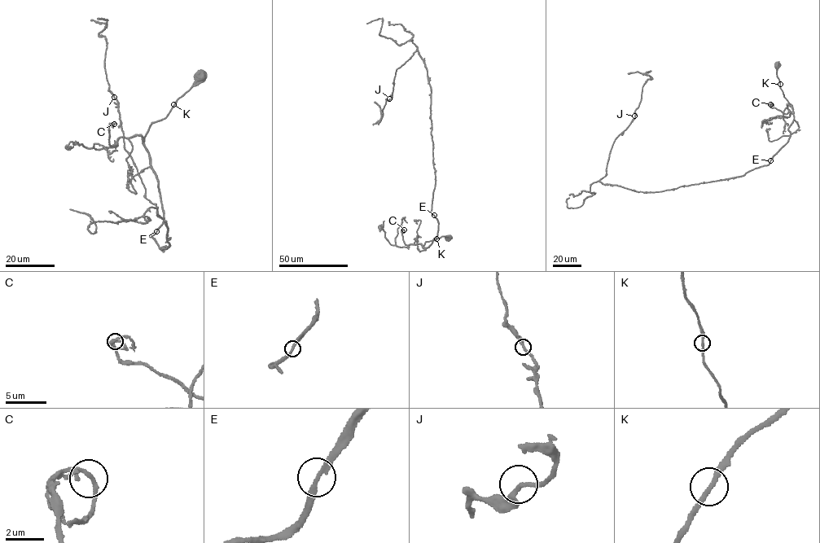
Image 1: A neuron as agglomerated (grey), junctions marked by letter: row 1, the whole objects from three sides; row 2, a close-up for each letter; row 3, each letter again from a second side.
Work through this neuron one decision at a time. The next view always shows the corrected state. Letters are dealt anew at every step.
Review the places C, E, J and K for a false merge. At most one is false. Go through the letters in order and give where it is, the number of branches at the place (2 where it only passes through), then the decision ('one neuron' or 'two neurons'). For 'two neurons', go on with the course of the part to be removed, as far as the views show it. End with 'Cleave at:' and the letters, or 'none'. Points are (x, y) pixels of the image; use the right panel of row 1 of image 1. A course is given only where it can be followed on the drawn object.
C: at (770, 104); 2 branches meet; one neuron
E: at (770, 160); 2 branches meet; one neuron
J: at (634, 116); 2 branches meet; one neuron
K: at (780, 84); 2 branches meet; one neuron
Cleave at: none

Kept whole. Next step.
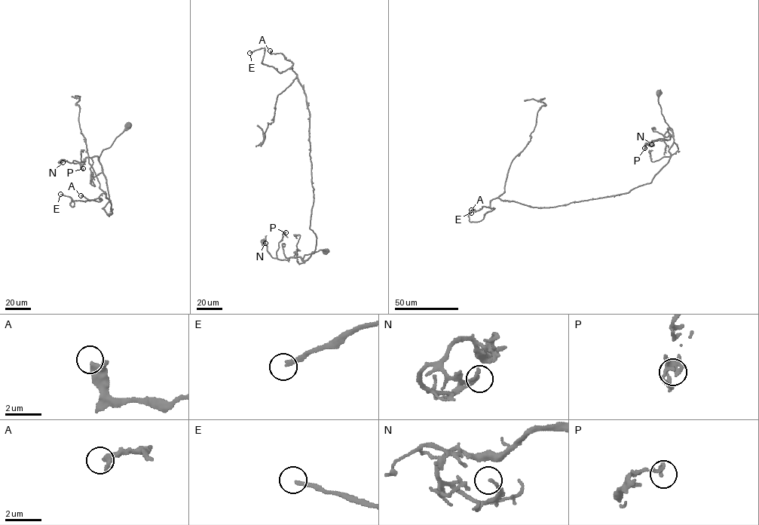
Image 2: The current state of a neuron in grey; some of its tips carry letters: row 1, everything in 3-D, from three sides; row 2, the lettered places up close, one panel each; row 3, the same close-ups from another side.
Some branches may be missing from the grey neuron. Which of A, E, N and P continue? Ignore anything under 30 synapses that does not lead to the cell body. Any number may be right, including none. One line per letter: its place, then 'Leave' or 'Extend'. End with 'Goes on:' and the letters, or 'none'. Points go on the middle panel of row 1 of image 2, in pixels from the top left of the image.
A: Place: (270, 50). Leave
E: Place: (249, 53). Extend
N: Place: (265, 243). Leave
P: Place: (286, 232). Leave
Goes on: E

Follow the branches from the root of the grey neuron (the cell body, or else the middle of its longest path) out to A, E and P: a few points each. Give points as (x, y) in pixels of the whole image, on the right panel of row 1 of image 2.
A: (659, 92), (674, 141), (669, 161), (650, 183), (553, 207), (497, 198), (489, 207), (471, 210)
E: (659, 92), (674, 141), (669, 161), (650, 183), (551, 207), (495, 198), (482, 220), (470, 222), (471, 213)
P: (659, 92), (658, 101), (661, 113), (671, 129), (667, 129), (670, 139), (652, 140), (644, 148)

